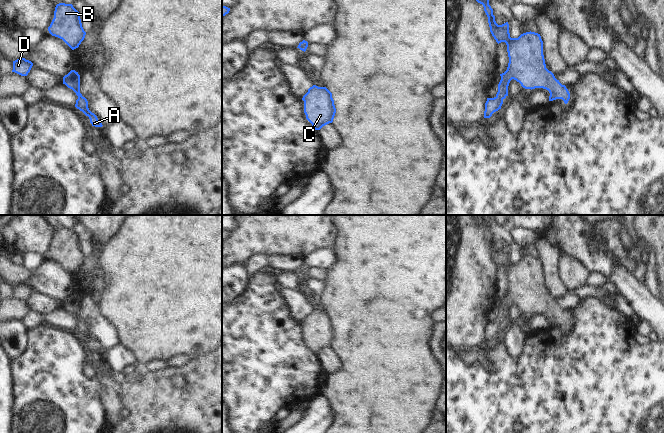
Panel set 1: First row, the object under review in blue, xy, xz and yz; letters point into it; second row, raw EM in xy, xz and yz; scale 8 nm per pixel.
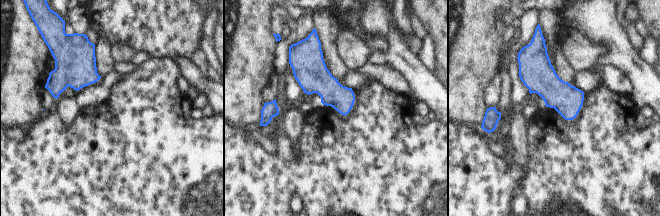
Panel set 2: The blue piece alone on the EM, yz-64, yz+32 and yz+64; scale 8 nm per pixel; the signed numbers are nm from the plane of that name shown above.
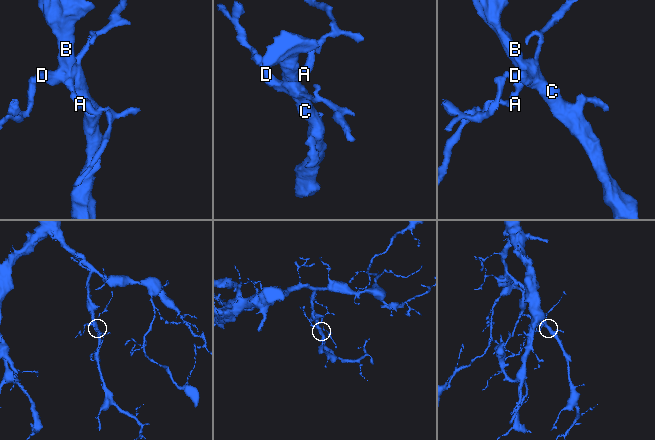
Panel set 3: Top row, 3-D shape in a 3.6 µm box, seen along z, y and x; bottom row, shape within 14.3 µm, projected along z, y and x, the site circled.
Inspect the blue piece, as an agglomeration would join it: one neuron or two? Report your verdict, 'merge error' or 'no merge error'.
no merge error

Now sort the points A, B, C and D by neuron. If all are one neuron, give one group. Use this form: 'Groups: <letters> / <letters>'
Groups: A B C D

